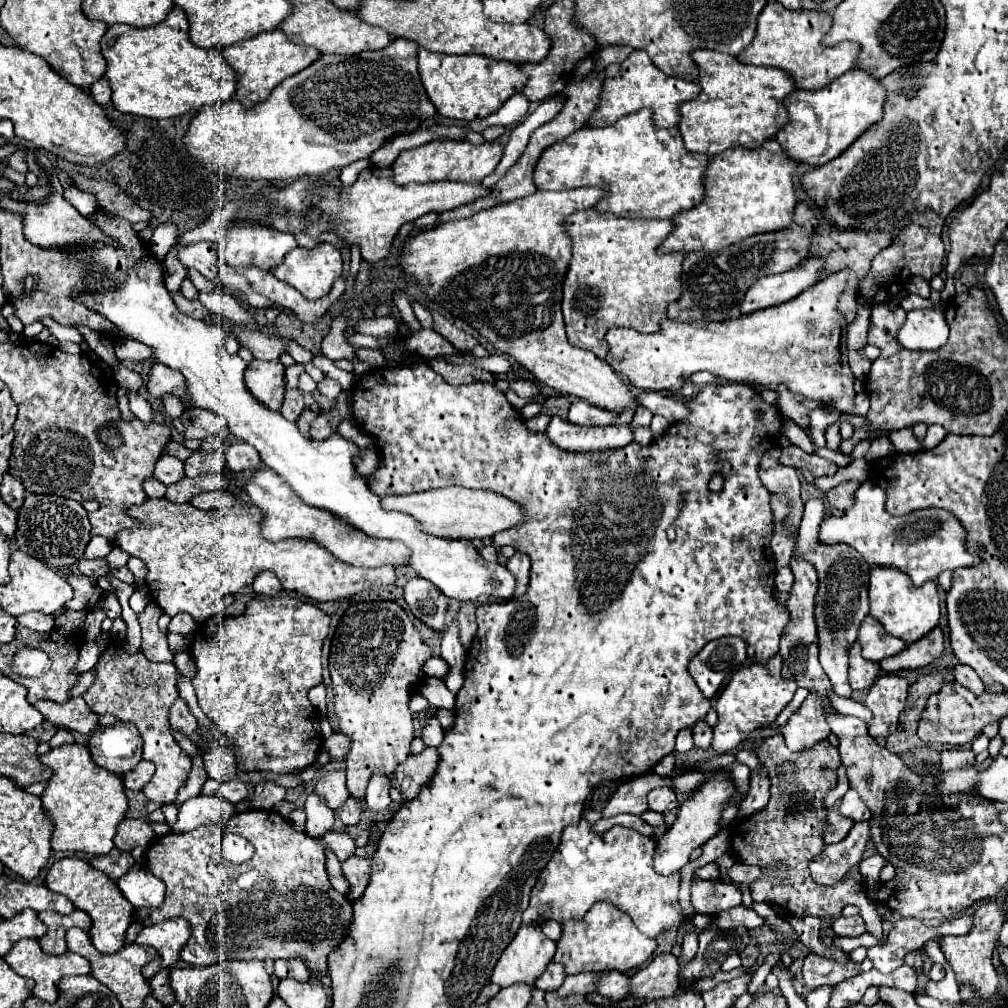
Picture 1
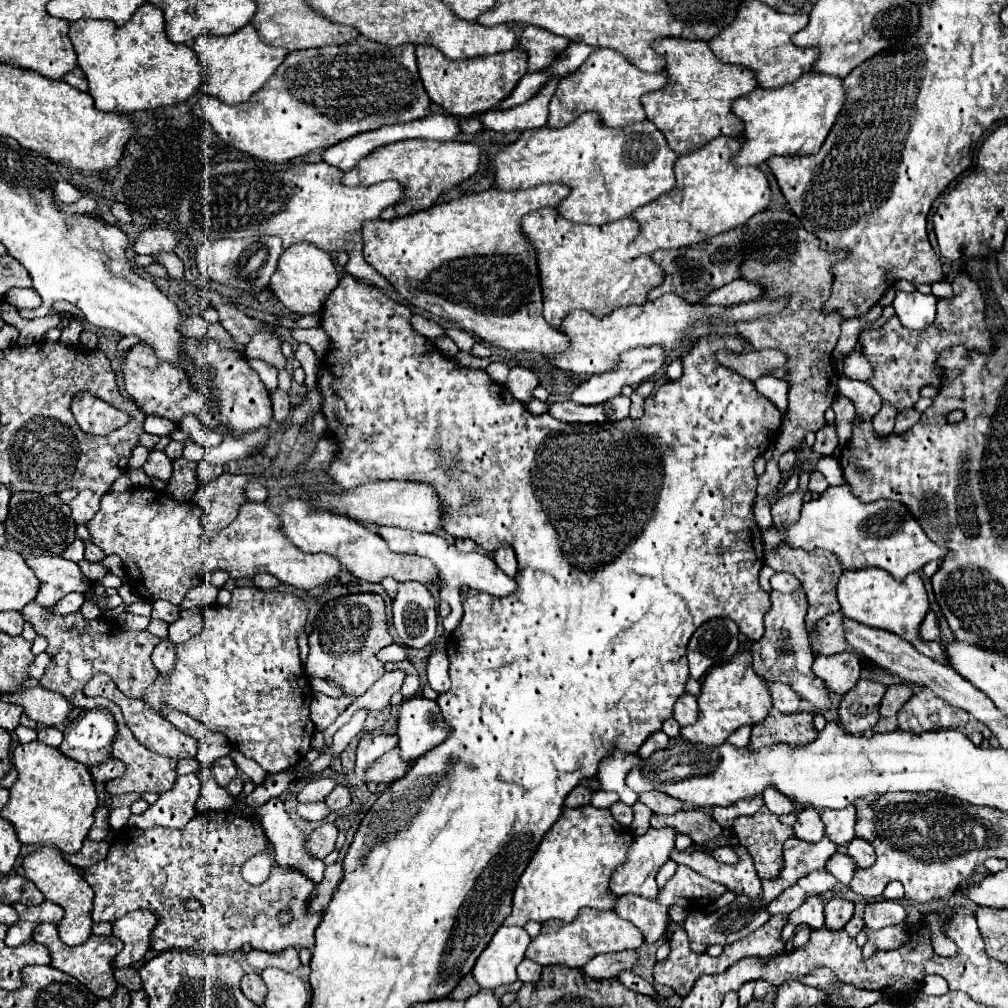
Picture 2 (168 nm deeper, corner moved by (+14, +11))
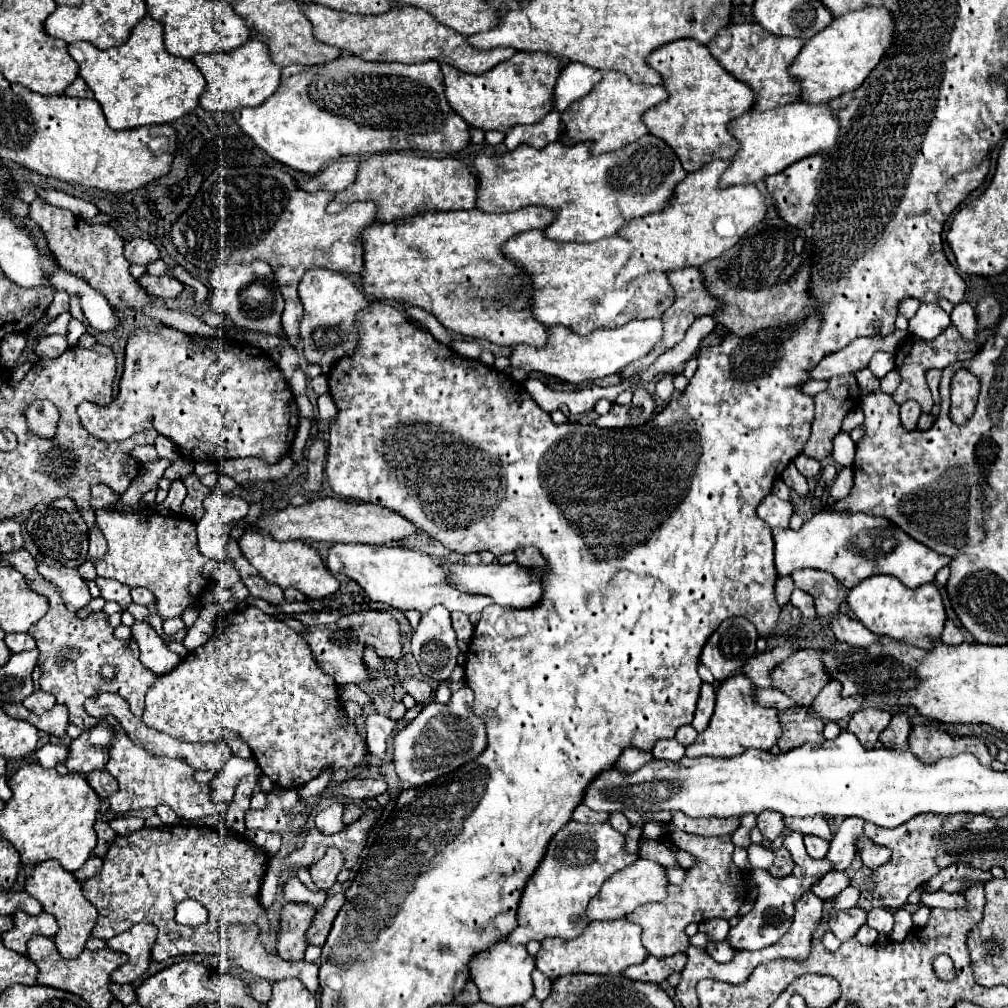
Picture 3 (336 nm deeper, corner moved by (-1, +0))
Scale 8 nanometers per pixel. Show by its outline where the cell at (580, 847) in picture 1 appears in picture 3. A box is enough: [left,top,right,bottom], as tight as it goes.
[507,820,639,944]

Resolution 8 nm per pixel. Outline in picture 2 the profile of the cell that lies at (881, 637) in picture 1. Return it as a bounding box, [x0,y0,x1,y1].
[810,613,846,655]

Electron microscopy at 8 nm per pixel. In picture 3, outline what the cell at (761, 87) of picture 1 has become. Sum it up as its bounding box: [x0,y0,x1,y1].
[643,40,755,172]

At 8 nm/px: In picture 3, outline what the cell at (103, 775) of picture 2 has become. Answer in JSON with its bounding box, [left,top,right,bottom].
[87,770,119,798]

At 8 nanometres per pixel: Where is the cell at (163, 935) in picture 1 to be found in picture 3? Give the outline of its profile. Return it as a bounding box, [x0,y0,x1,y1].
[107,924,157,984]

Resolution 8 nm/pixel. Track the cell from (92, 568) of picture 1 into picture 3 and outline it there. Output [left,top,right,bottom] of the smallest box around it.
[95,578,131,608]

